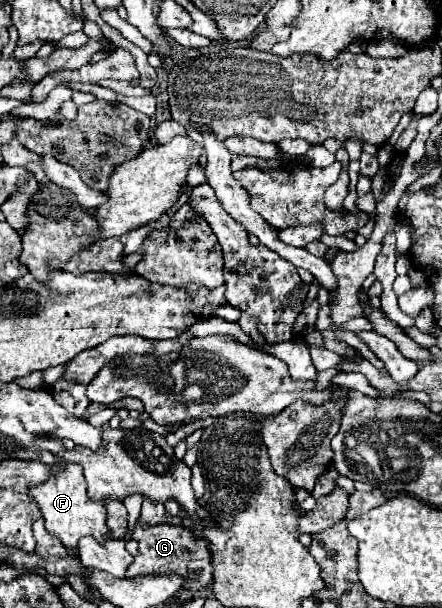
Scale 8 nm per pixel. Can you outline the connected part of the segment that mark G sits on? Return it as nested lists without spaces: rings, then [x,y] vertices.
[[[158,524],[152,528],[140,528],[136,526],[134,540],[138,540],[138,556],[130,564],[126,578],[134,576],[156,576],[166,572],[176,572],[186,578],[186,590],[200,590],[212,582],[212,564],[210,564],[210,544],[202,540],[202,536],[196,536],[192,528],[180,524]]]

